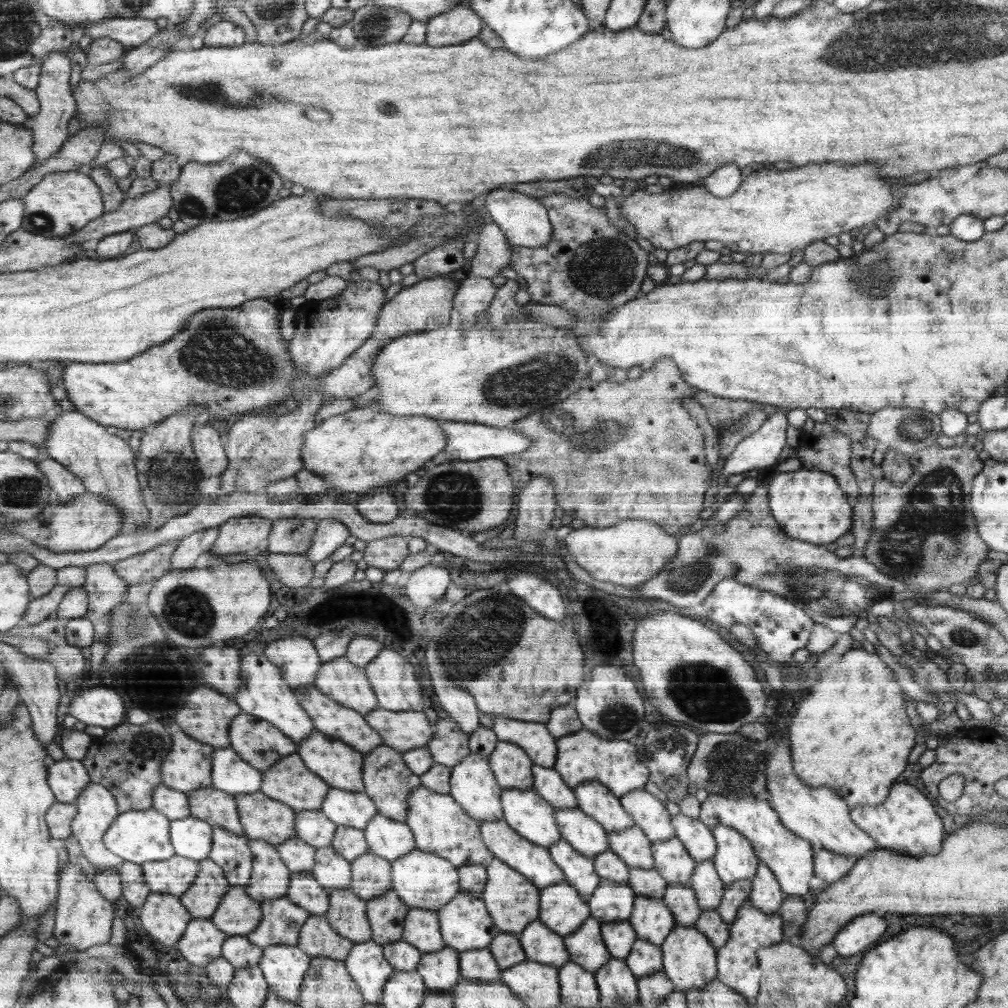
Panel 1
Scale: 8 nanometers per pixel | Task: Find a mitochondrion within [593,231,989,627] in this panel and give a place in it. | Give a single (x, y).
(937, 504)

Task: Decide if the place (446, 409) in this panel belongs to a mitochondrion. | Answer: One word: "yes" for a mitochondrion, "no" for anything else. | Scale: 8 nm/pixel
no

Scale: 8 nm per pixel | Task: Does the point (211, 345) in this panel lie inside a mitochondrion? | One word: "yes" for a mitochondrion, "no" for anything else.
yes

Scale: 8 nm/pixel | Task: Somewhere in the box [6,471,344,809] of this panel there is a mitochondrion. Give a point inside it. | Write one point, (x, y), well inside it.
(187, 610)

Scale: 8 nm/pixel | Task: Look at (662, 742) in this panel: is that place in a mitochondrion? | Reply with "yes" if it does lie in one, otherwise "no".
yes

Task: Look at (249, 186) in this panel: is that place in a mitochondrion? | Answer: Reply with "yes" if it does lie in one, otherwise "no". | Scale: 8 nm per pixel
yes

